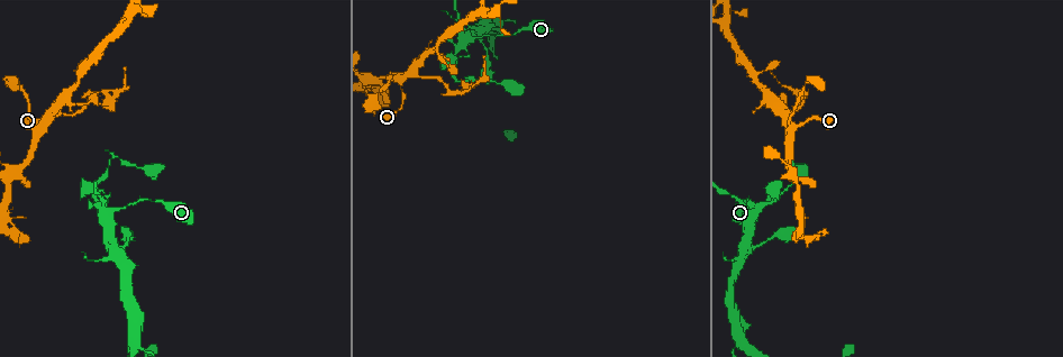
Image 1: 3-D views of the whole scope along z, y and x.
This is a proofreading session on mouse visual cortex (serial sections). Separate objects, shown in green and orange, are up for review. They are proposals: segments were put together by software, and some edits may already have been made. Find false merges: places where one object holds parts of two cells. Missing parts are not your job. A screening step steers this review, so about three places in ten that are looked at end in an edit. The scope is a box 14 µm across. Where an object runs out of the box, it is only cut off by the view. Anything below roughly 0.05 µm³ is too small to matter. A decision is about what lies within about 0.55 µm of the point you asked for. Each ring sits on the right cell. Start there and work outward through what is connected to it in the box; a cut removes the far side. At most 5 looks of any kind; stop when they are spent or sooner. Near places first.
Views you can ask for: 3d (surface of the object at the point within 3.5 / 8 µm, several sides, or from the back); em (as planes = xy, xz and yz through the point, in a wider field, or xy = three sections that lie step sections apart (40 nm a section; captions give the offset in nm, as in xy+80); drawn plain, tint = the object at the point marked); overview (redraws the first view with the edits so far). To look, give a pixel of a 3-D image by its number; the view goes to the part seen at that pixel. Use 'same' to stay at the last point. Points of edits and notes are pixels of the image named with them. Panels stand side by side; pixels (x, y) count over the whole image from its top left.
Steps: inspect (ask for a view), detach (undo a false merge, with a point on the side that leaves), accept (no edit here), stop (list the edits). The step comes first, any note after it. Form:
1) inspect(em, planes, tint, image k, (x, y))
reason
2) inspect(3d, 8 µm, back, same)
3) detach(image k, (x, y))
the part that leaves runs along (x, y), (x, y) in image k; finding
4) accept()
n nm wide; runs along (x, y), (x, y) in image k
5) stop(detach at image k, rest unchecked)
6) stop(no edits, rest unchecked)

inspect(3d, 3.5 µm, image 1, (467, 42))
thin neck

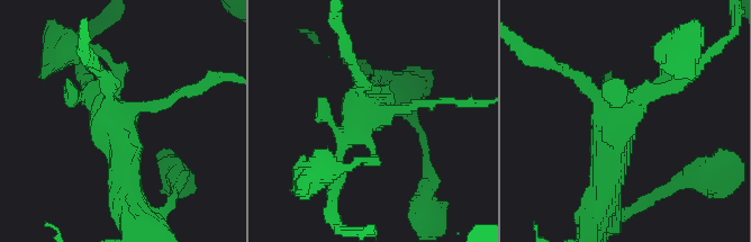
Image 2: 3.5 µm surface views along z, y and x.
inspect(em, planes, tint, image 2, (378, 117))

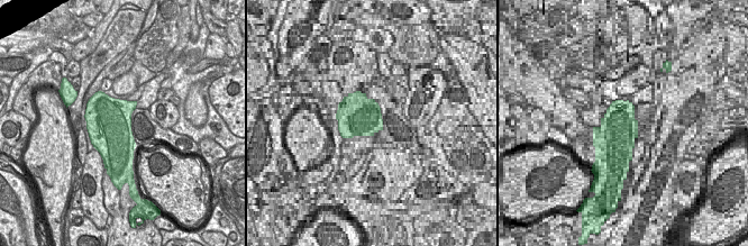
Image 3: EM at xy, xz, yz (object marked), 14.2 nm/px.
accept()
one cell here

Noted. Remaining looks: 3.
inspect(3d, 3.5 µm, back, image 1, (474, 78))
sharp bend

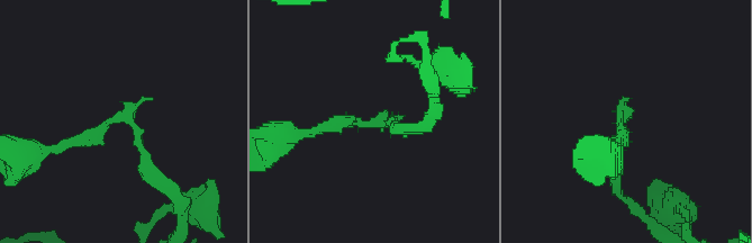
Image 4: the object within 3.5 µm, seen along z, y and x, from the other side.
inspect(em, xy, step 5, tint, image 4, (125, 120))
arms of 150, 200 nm

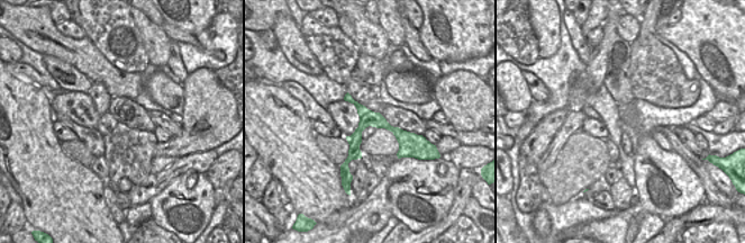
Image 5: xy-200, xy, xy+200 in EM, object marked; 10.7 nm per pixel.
accept()
170 nm wide; runs along (161, 181), (127, 119), (61, 146) in image 4; continuous, no second cell

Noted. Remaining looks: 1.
stop(no edits, rest unchecked)

